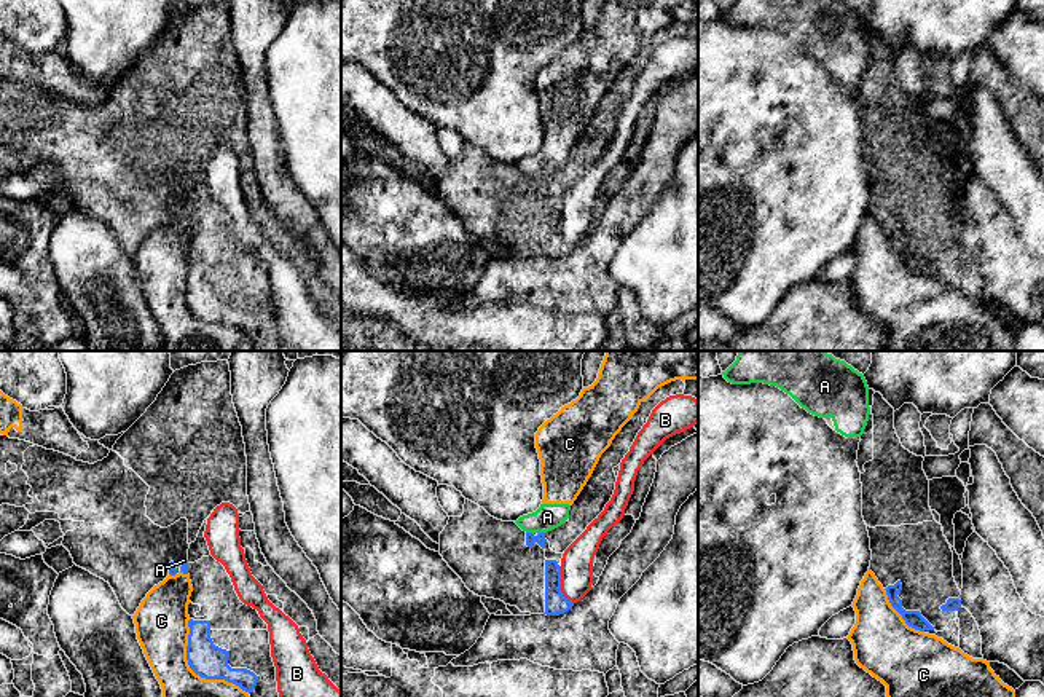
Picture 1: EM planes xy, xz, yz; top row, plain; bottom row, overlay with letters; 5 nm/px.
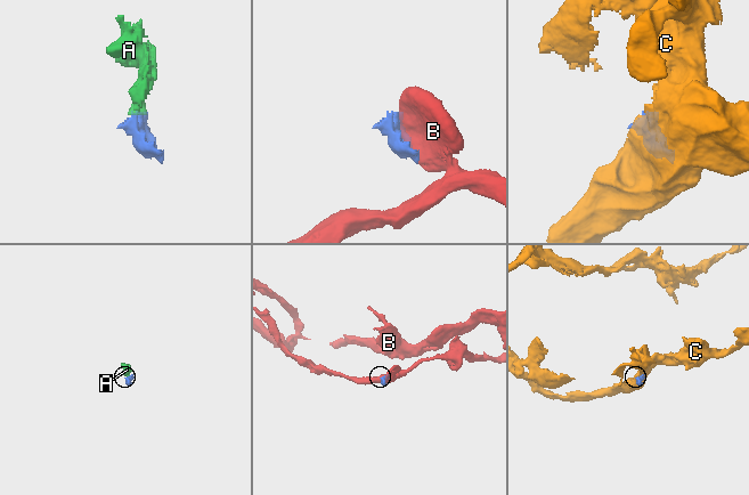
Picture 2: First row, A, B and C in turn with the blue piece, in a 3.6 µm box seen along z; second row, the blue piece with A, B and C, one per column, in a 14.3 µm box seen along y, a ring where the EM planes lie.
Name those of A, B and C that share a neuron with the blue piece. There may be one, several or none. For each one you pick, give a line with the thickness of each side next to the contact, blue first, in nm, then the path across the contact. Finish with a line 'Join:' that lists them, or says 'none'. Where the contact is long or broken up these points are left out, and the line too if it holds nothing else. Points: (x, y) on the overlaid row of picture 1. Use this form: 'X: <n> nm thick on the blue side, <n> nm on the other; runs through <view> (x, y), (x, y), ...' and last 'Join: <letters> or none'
Join: none

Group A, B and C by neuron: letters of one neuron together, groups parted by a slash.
A C / B

